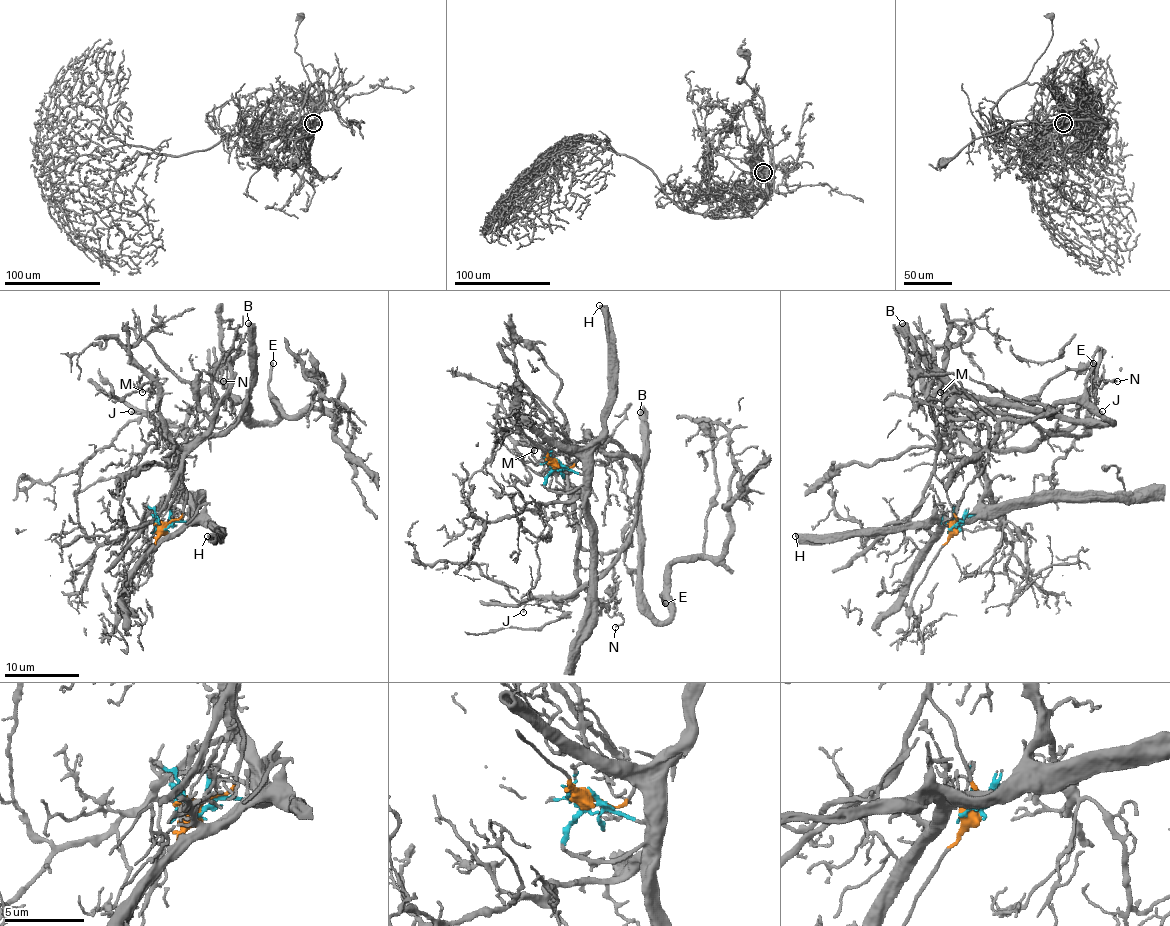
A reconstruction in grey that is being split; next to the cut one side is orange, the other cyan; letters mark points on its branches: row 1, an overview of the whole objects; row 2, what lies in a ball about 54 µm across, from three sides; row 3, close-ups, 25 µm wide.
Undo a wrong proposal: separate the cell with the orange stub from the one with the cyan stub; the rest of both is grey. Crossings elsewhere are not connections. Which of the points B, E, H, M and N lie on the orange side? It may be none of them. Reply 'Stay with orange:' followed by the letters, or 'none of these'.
Stay with orange: B, E

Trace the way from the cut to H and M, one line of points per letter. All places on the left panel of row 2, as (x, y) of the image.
H: (163, 525), (172, 525), (176, 521), (204, 521), (217, 531), (217, 534), (208, 536)
M: (163, 525), (191, 518), (191, 503), (184, 493), (174, 439), (161, 424), (159, 390), (144, 375), (142, 392)

